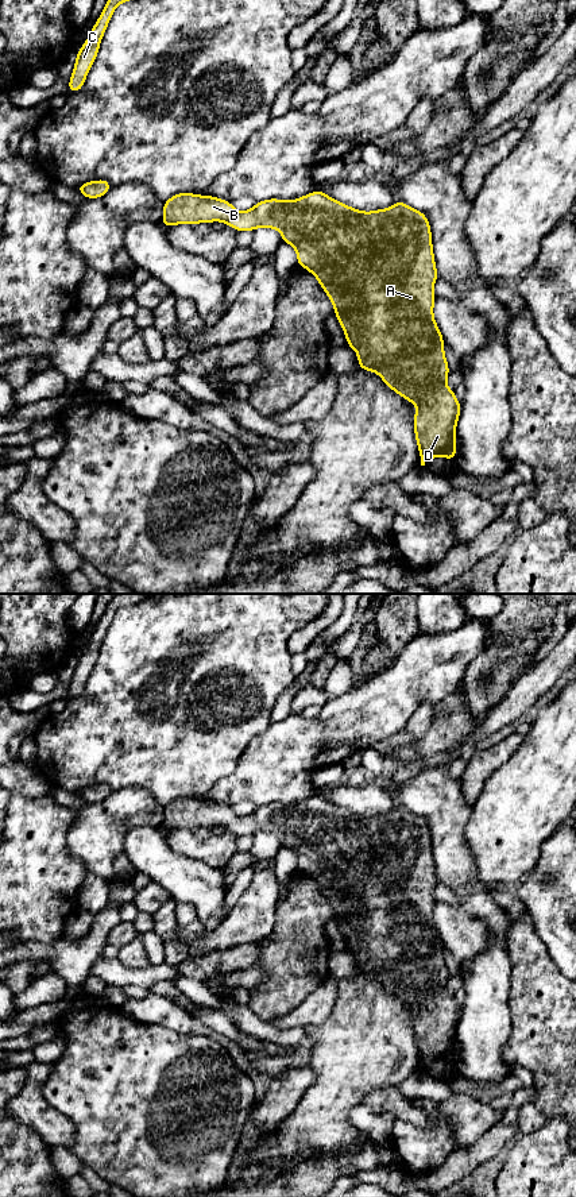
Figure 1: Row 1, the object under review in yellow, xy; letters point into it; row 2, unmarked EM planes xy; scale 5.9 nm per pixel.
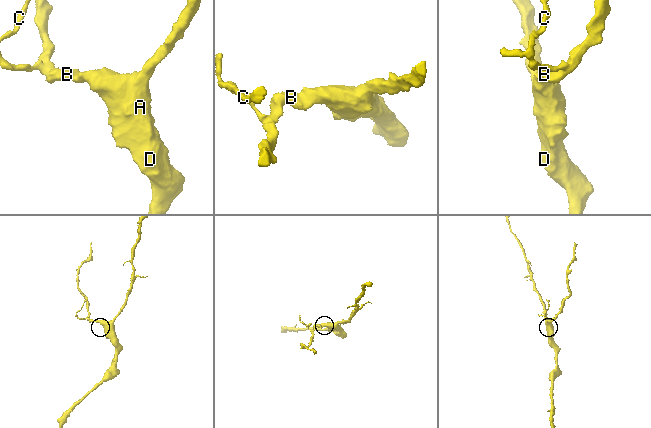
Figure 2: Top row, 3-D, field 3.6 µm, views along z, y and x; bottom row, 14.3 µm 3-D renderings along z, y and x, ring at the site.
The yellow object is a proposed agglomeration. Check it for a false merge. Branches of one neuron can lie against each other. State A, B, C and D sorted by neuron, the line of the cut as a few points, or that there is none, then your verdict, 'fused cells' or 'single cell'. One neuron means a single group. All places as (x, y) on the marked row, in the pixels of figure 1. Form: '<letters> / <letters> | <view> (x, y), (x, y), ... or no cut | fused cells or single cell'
A B C D | no cut | single cell

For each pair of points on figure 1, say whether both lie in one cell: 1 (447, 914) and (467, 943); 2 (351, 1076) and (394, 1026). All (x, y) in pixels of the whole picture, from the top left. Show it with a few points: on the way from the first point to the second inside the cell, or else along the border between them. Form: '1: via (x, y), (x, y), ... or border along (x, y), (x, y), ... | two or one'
1: via (449, 921), (466, 937) | one
2: via (356, 1064), (382, 1038) | one

